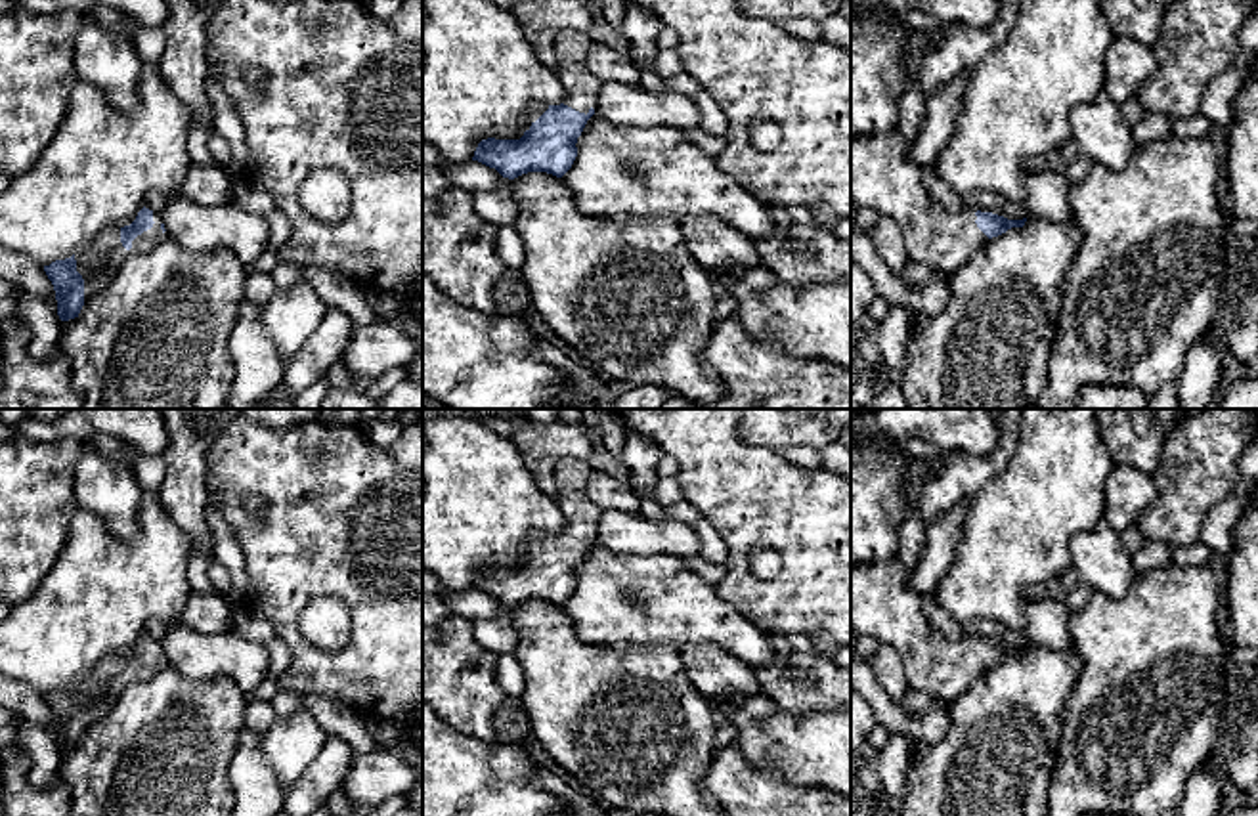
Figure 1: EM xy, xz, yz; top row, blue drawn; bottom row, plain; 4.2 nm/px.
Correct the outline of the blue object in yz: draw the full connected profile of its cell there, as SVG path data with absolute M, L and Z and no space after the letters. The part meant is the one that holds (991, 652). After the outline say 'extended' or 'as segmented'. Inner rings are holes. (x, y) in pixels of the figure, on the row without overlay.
M908 459L902 489L910 512L899 531L900 548L891 562L851 566L851 631L891 644L902 659L912 690L954 703L985 671L1011 655L1023 655L1027 646L1008 648L969 634L948 640L927 625L922 613L923 598L908 587L925 545L920 499L943 468L927 459Z; extended

